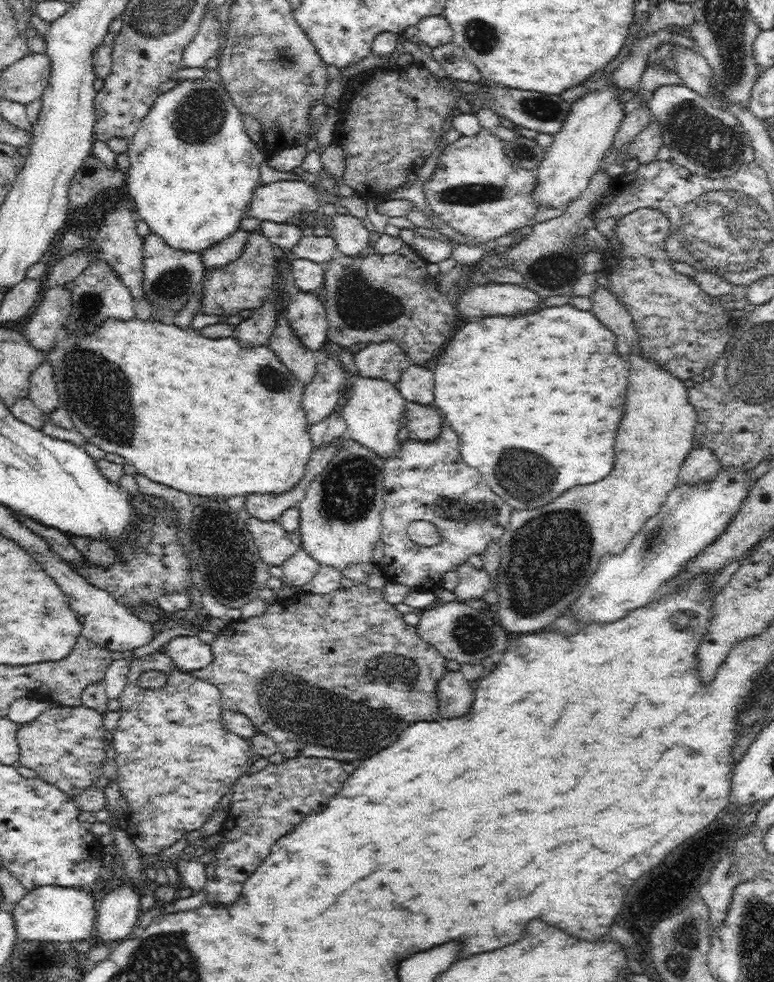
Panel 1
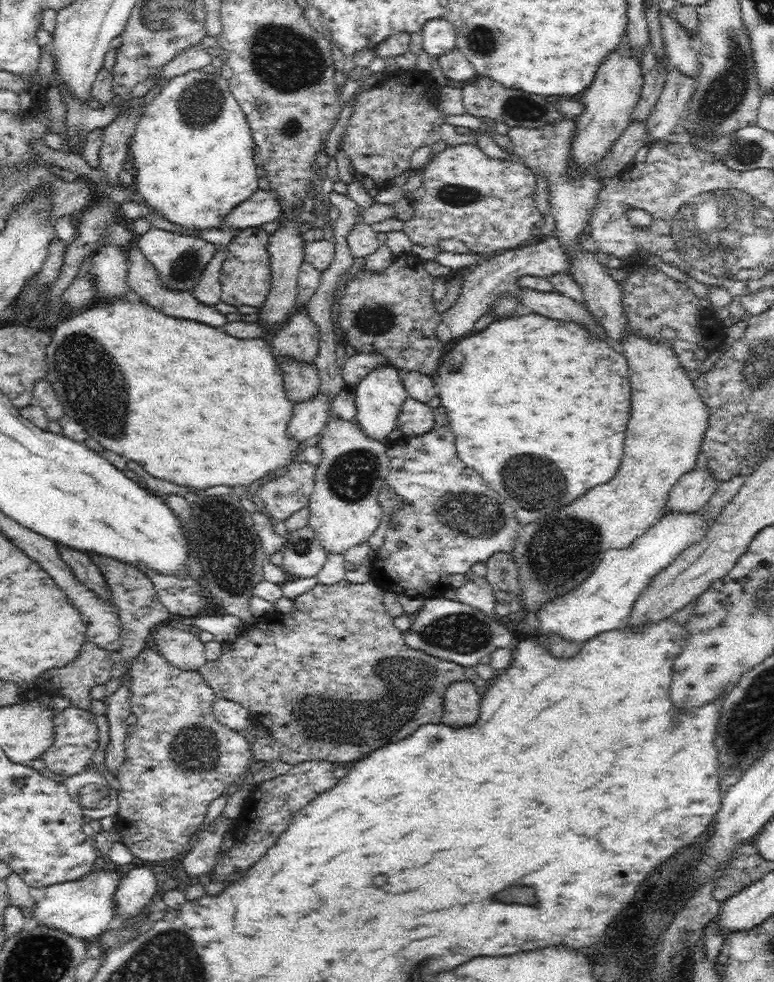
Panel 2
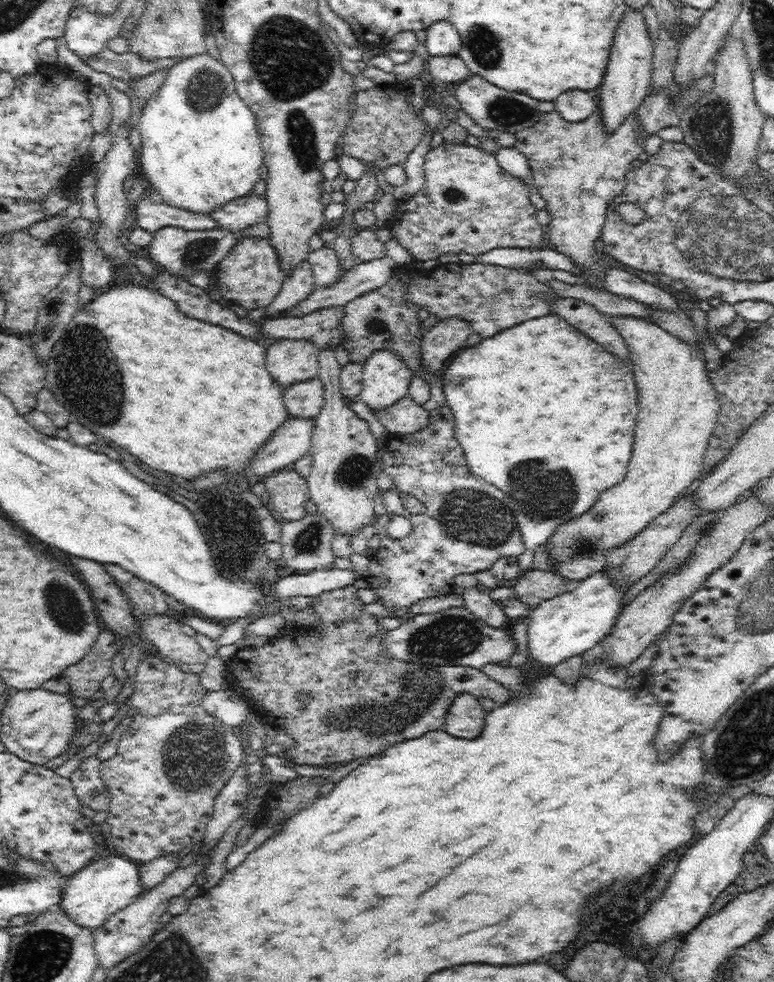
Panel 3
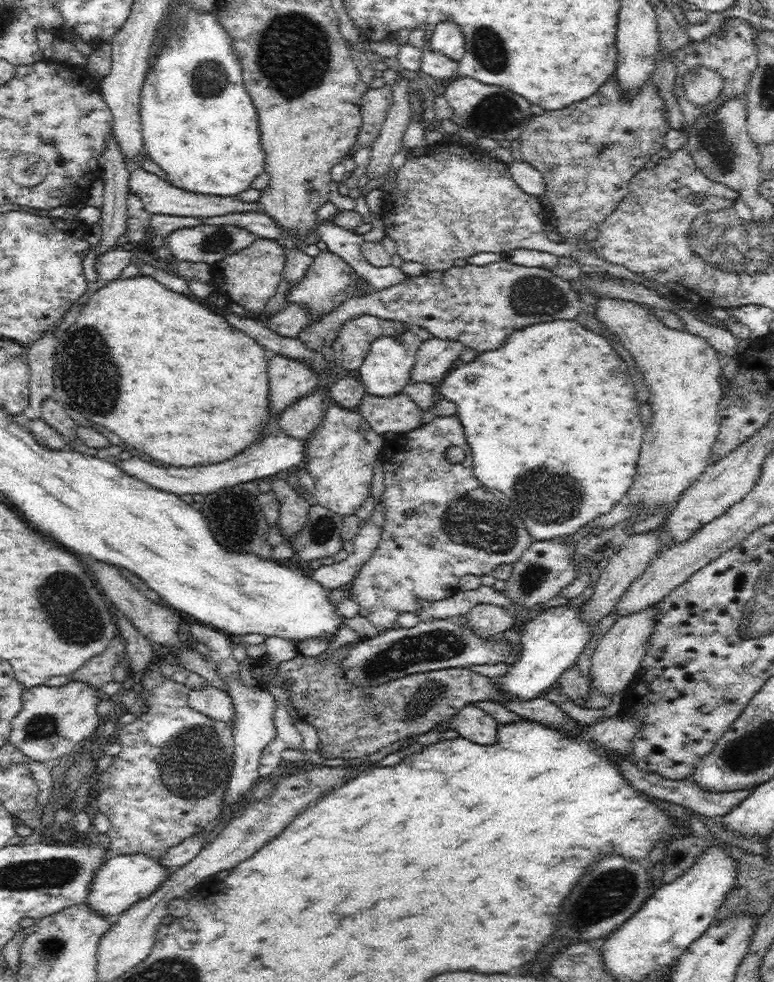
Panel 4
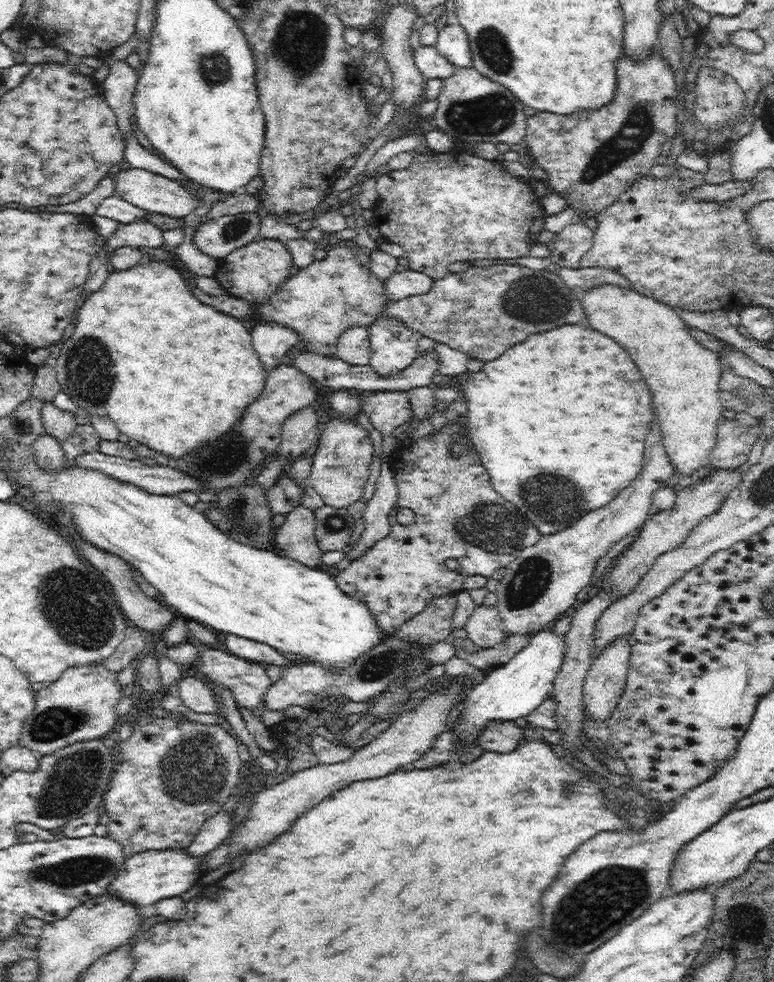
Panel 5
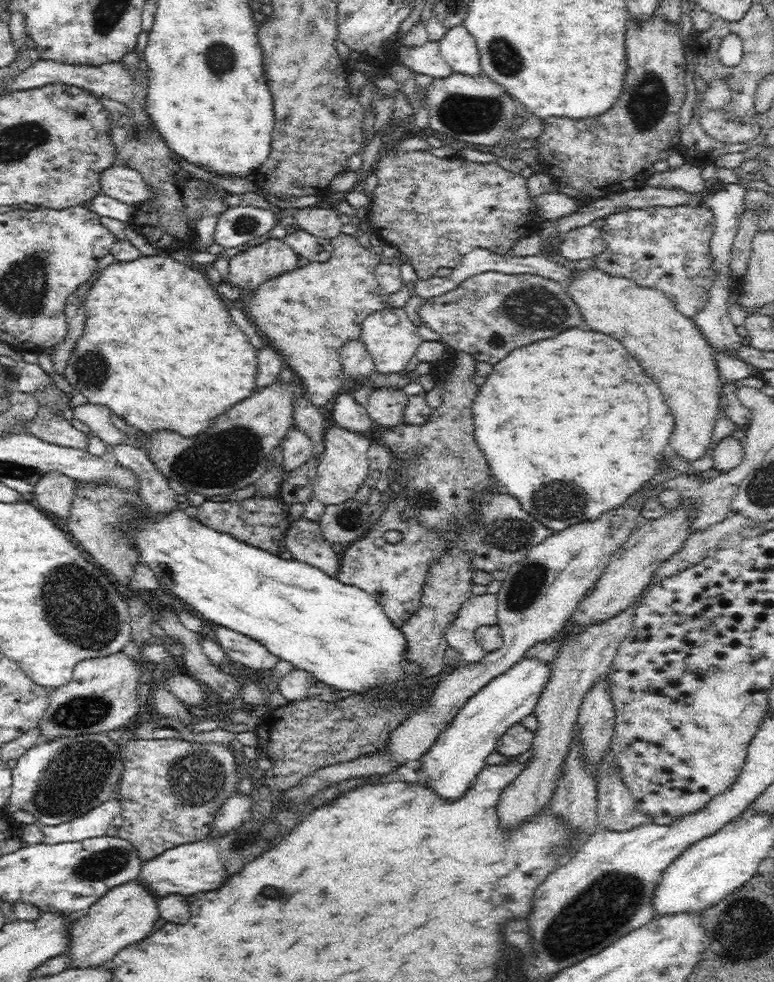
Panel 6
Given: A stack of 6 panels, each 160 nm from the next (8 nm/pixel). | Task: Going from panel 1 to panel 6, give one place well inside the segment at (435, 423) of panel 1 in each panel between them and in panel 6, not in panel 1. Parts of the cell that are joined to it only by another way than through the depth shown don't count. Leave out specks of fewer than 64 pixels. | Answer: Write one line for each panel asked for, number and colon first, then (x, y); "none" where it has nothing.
2: (416, 418)
3: (405, 416)
4: (398, 413)
5: (387, 410)
6: (386, 407)

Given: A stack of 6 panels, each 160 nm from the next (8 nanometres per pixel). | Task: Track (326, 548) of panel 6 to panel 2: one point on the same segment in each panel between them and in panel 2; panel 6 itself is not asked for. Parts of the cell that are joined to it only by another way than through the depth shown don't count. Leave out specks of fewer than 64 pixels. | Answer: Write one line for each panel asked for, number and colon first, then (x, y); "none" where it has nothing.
2: (286, 493)
3: (288, 490)
4: (294, 509)
5: (295, 536)

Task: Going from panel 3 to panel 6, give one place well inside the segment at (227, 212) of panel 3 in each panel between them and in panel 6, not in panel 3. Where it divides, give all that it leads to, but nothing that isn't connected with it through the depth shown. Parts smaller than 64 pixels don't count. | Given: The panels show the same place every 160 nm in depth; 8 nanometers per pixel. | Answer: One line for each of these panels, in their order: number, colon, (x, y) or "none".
4: (158, 196)
5: (151, 192)
6: (125, 184)

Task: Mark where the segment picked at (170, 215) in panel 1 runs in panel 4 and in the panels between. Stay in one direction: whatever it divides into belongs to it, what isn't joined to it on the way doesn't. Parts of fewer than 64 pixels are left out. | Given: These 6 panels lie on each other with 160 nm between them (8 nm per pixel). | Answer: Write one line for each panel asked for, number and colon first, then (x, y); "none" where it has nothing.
2: (193, 149)
3: (200, 146)
4: (198, 123)

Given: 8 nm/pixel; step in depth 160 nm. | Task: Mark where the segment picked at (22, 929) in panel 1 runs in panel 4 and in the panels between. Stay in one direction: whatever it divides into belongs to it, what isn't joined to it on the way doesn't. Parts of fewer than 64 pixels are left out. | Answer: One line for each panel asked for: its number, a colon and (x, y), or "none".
2: (84, 908)
3: (91, 896)
4: (123, 880)

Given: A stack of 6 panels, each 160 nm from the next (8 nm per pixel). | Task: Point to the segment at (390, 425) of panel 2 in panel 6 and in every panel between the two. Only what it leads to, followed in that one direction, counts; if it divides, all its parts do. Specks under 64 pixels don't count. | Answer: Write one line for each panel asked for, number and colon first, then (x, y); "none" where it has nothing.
3: (386, 378)
4: (386, 370)
5: (394, 346)
6: (392, 339)

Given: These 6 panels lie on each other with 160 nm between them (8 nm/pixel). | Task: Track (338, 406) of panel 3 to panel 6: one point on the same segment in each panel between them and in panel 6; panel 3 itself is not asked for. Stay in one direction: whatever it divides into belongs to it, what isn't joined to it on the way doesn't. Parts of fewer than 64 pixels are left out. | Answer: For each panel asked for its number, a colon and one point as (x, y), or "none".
4: (342, 452)
5: (341, 464)
6: (343, 467)

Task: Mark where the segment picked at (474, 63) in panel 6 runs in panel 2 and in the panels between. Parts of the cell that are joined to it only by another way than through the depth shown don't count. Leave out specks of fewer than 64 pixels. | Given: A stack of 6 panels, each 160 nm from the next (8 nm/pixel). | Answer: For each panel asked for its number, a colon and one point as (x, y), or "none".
2: (438, 35)
3: (442, 38)
4: (447, 38)
5: (452, 42)

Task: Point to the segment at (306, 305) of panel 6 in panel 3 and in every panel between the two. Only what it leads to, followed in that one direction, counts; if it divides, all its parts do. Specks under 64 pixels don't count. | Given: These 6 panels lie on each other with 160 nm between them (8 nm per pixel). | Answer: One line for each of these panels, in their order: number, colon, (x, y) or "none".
3: (325, 262)
4: (329, 280)
5: (328, 296)

